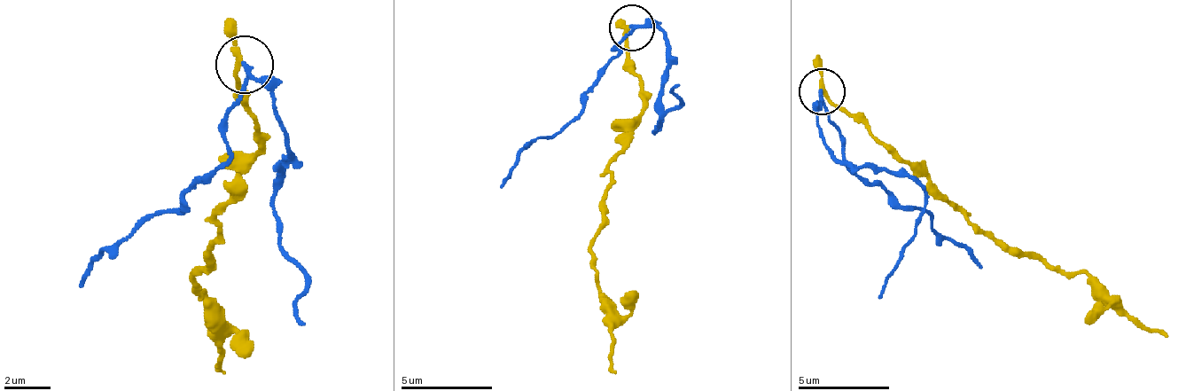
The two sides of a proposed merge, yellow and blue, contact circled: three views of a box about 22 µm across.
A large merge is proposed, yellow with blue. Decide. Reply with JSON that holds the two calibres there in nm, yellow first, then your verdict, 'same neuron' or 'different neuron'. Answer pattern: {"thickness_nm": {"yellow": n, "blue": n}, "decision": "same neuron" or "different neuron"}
{"thickness_nm": {"yellow": 200, "blue": 160}, "decision": "different neuron"}

